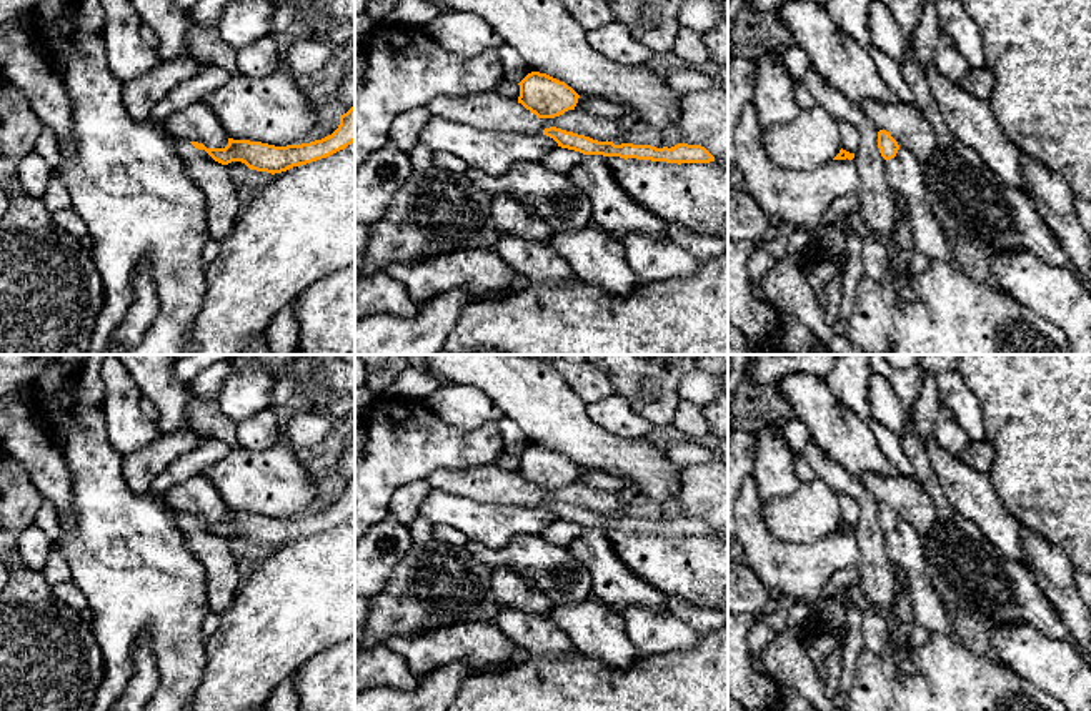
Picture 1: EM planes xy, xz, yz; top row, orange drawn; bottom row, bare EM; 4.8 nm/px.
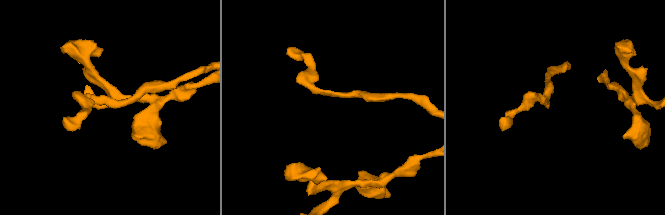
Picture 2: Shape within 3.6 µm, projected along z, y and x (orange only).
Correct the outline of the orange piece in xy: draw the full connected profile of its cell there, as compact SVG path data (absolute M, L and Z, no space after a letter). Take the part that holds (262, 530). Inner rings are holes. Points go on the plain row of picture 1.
M355 478L340 488L338 501L321 511L301 518L275 520L262 515L228 511L225 521L207 521L203 516L190 515L195 521L205 523L215 534L228 538L242 534L248 541L267 546L281 546L293 539L326 531L355 515Z

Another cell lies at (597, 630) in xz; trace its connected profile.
M595 598L555 604L550 616L578 651L605 666L625 671L641 656L626 634L621 613Z

